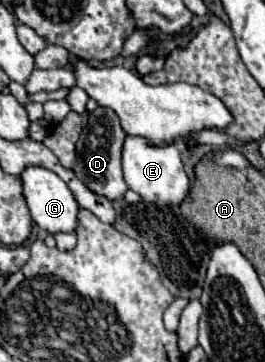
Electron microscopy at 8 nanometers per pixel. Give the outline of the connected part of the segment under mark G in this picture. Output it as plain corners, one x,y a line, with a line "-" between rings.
25,167
25,171
19,175
21,185
23,185
23,195
27,201
27,207
31,211
31,219
45,231
49,233
59,233
59,231
75,231
77,227
77,211
79,205
75,197
71,195
69,187
49,169
45,167

